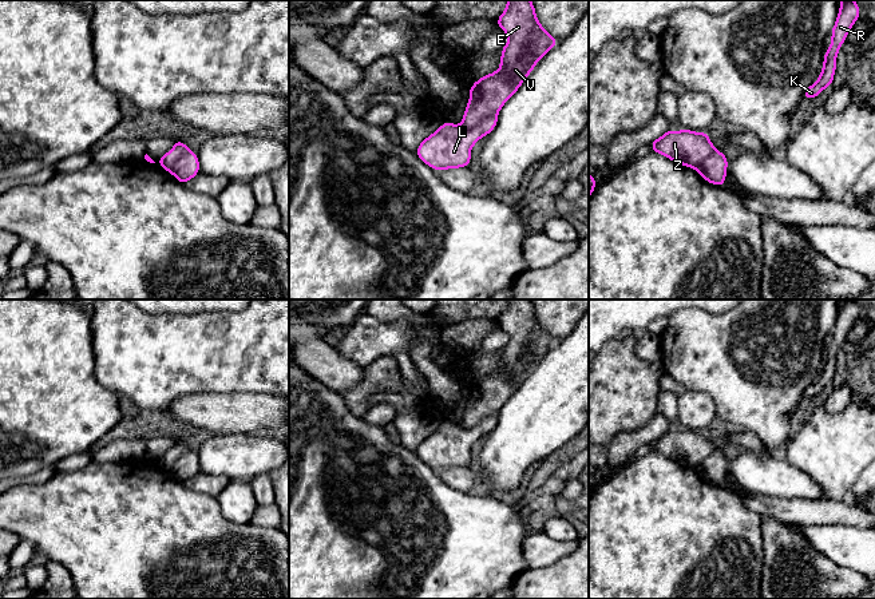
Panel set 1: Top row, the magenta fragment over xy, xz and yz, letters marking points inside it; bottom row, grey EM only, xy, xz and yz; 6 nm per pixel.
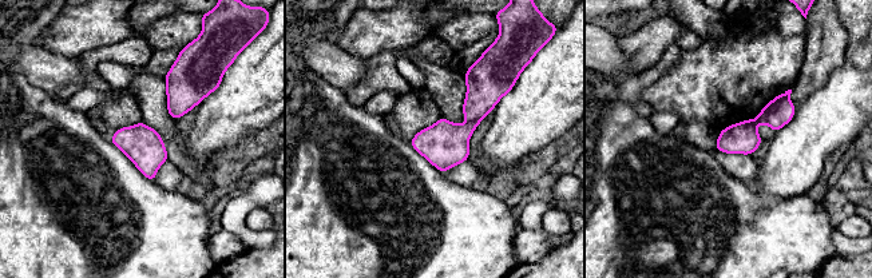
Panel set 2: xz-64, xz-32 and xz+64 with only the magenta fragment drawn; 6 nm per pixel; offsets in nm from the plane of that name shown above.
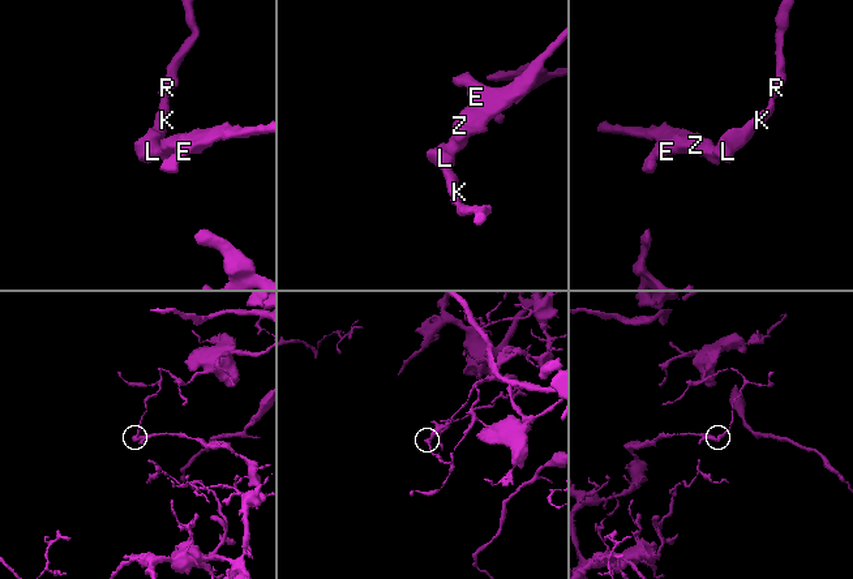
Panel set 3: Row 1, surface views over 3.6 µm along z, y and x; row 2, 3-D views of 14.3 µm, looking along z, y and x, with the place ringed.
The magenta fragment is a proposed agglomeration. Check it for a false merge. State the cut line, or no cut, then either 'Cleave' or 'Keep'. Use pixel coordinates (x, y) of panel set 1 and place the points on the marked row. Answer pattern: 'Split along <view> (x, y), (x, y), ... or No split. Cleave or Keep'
Split along xz (497, 112), (486, 115), (470, 129), (460, 127). Cleave

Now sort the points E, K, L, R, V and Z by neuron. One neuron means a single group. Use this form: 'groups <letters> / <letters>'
groups E V Z / K L R

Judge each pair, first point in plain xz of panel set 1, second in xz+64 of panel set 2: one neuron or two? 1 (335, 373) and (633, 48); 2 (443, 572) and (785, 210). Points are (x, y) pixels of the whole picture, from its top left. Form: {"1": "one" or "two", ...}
{"1": "two", "2": "one"}

